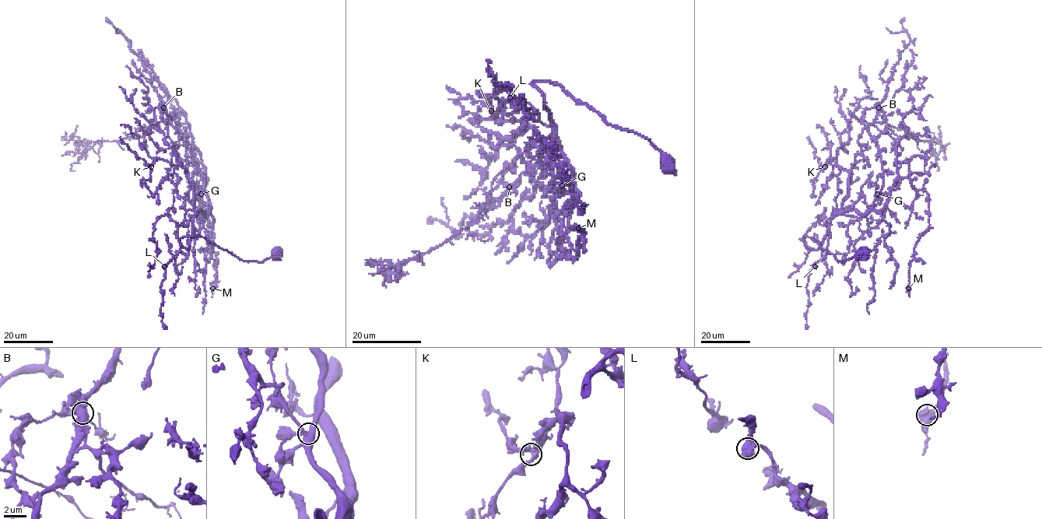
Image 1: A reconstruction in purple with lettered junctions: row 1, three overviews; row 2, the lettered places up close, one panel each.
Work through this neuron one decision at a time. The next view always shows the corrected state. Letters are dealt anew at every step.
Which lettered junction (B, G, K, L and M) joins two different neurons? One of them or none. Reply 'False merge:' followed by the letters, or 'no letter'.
False merge: B

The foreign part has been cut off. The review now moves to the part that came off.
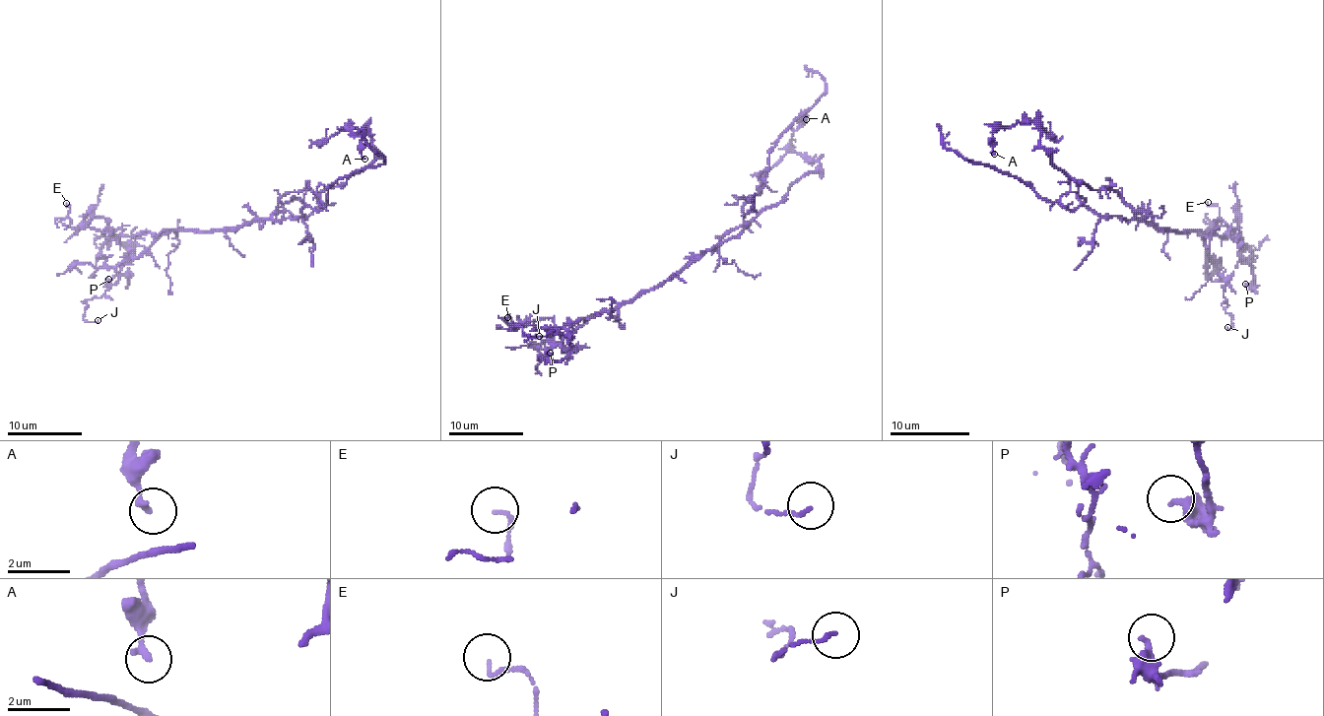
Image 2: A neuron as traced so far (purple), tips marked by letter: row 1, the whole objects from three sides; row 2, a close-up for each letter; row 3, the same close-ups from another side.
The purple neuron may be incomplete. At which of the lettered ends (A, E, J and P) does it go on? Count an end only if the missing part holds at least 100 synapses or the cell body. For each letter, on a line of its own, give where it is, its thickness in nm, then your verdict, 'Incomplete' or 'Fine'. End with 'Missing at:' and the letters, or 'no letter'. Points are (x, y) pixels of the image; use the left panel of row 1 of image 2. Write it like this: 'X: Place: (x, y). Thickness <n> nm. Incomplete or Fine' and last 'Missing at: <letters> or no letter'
A: Place: (364, 159). Thickness 200 nm. Fine
E: Place: (66, 203). Thickness 110 nm. Fine
J: Place: (98, 320). Thickness 100 nm. Fine
P: Place: (108, 279). Thickness 360 nm. Fine
Missing at: no letter

